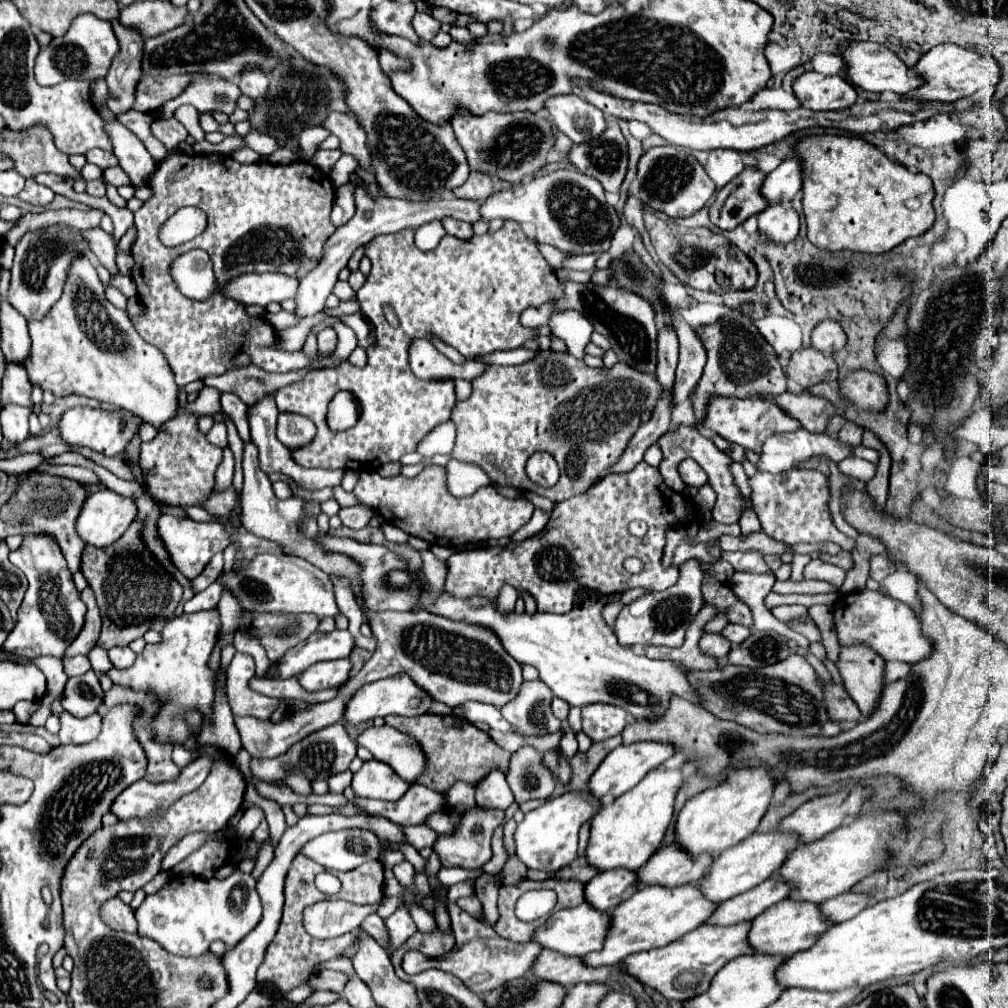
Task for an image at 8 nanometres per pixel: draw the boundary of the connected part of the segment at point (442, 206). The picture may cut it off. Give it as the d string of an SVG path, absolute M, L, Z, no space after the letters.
M355 187L353 191L355 195L355 215L341 225L331 239L327 239L323 251L323 259L319 261L319 265L307 273L307 277L301 279L299 283L299 295L295 299L297 307L295 307L295 315L297 317L311 317L315 313L319 313L321 309L325 309L325 301L331 295L335 283L337 283L337 275L343 267L347 267L347 261L351 259L351 255L355 253L357 247L369 243L375 235L381 233L395 233L401 231L405 227L417 229L419 225L431 223L433 219L443 219L443 217L453 217L459 221L467 221L467 223L475 223L479 219L479 207L481 201L467 201L467 199L435 199L435 201L423 201L423 203L411 203L405 199L391 199L391 197L373 197L369 191L365 191L363 187Z

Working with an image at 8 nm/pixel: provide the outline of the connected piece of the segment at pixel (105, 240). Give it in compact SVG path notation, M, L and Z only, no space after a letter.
M101 227L99 229L91 229L91 231L83 231L83 237L89 241L91 251L99 259L99 263L111 273L111 277L119 275L119 269L115 265L115 243L113 243L113 237L107 235Z

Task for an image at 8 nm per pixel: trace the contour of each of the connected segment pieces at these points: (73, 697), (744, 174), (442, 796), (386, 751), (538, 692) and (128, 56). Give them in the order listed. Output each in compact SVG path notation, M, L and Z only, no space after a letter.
M95 671L69 677L65 685L65 697L61 701L67 713L75 717L87 717L95 713L99 703L103 703L103 689L99 685L99 677Z
M745 167L733 181L729 181L709 207L709 219L719 229L735 229L751 215L761 213L767 207L767 199L761 195L765 173L757 167Z
M415 783L399 801L375 801L355 797L351 803L365 813L381 815L397 825L423 825L427 817L447 807L447 793L439 793Z
M389 725L367 727L357 737L357 745L369 749L377 761L397 769L397 773L403 775L407 783L415 783L415 779L425 769L425 755L421 753L415 739Z
M525 681L519 695L501 713L519 735L545 735L561 729L561 721L551 713L551 689L543 681Z
M113 21L115 35L119 39L121 51L113 59L113 65L107 75L109 85L109 109L119 115L133 109L135 103L135 83L139 83L141 75L141 57L145 39L129 27L123 27L119 21Z

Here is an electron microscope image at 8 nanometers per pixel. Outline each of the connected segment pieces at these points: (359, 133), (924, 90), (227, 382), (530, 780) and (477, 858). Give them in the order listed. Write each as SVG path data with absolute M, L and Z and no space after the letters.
M329 113L327 121L323 123L333 135L337 135L341 139L341 151L343 153L351 153L361 169L371 171L371 151L367 147L367 133L363 133L363 127L359 125L359 121L347 113Z
M943 43L935 45L929 53L921 57L921 61L915 65L917 73L925 77L925 85L903 95L905 99L919 99L919 101L957 101L975 95L979 89L991 85L995 87L1001 81L1001 67L993 55L979 55L975 51L969 51L965 47Z
M255 365L231 369L219 377L205 377L203 383L209 387L217 387L219 391L229 391L239 395L247 405L255 403L259 397L267 395L269 391L277 391L287 383L297 381L301 375L312 371L313 367L306 367L293 373L267 373Z
M523 745L511 755L505 777L519 805L529 799L547 799L555 789L551 769L543 765L541 753L529 745Z
M473 807L463 815L461 825L455 829L453 835L441 835L435 843L435 851L439 853L443 867L465 867L477 869L483 867L491 859L491 837L493 831L503 823L503 811L499 809L483 809Z

